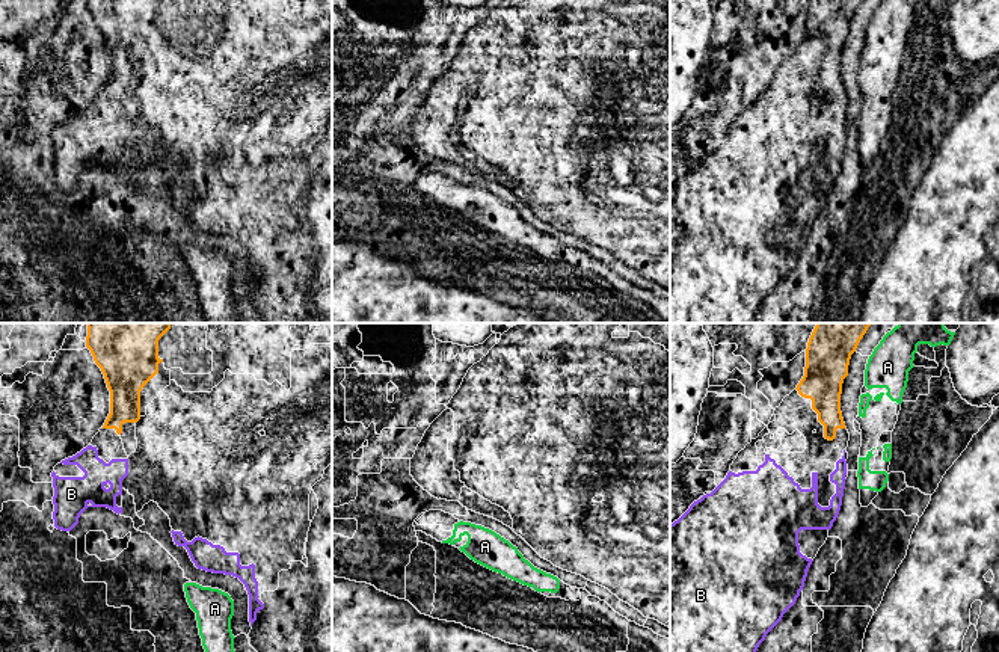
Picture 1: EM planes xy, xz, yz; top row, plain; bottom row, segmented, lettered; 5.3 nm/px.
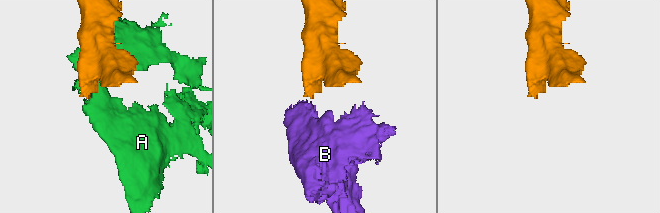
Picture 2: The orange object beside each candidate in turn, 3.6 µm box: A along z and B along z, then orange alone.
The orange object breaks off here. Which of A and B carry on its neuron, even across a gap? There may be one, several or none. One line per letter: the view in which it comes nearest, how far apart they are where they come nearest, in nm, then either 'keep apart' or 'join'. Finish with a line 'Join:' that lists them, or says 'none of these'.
A: yz | 90 nm | keep apart
B: yz | 90 nm | join
Join: B

